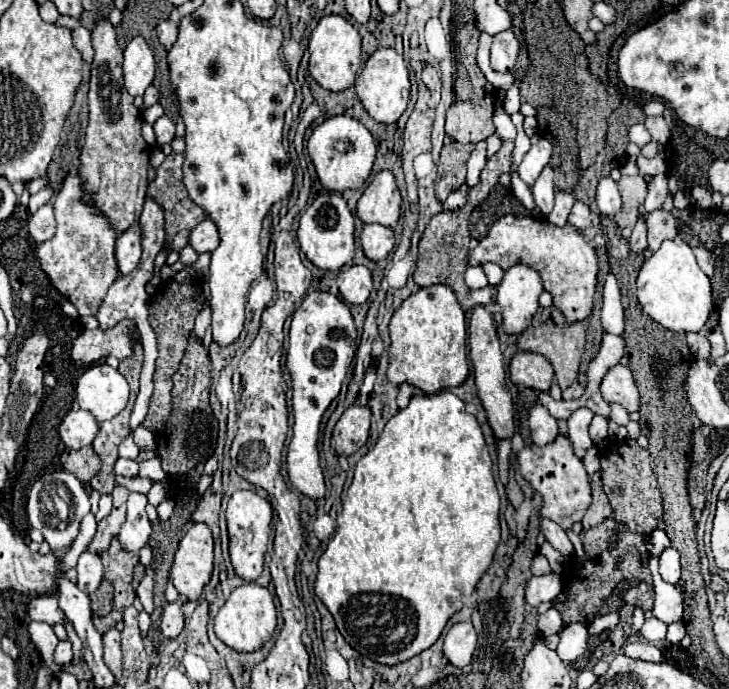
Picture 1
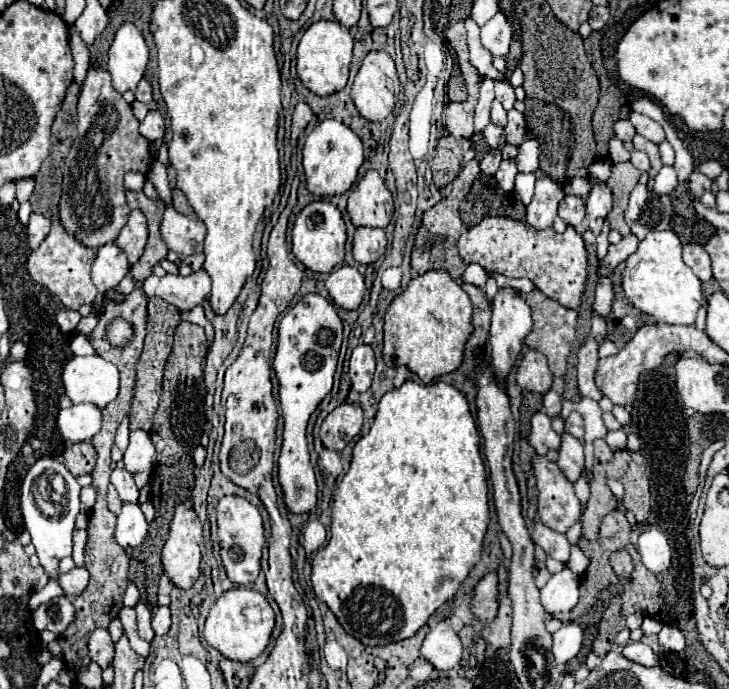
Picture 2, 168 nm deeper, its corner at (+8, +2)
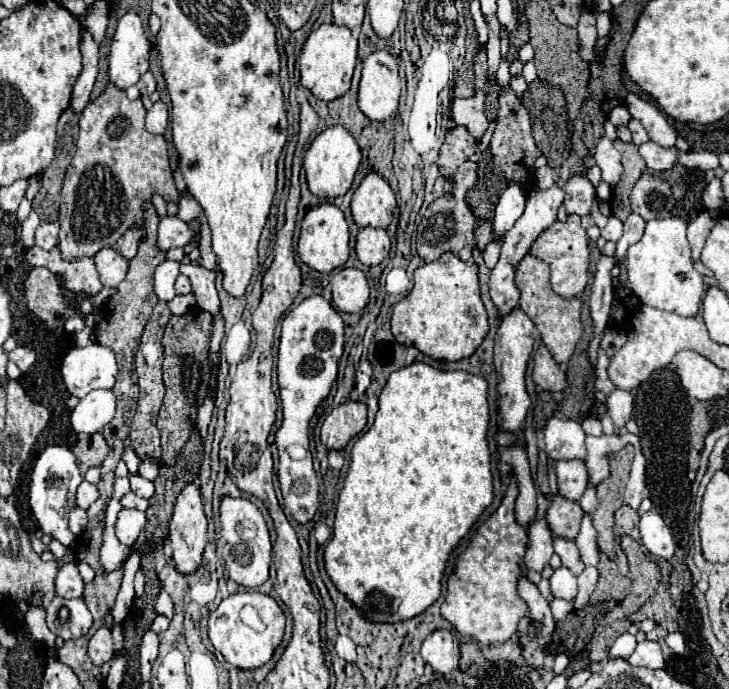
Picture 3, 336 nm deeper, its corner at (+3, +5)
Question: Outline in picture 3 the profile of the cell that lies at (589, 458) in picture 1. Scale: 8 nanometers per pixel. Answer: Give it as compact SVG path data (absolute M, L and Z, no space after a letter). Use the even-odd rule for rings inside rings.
M587 513L581 521L581 531L575 537L575 545L581 553L581 559L585 565L597 565L599 563L599 547L597 547L597 531L593 529L592 520Z

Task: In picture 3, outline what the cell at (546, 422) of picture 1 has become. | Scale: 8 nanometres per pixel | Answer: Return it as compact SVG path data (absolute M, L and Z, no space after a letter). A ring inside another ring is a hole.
M551 417L545 427L545 451L549 459L561 461L561 459L571 459L579 457L585 459L585 431L577 421L561 419L561 417Z

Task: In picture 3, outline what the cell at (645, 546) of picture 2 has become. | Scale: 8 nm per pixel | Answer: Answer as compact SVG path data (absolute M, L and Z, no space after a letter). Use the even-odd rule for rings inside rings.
M657 513L641 515L639 529L641 529L641 541L653 557L657 557L657 559L673 557L675 541L673 541L671 529L665 525L661 515L657 515Z

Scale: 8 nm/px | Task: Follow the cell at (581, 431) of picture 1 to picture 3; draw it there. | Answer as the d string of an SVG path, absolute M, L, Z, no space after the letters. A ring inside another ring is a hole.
M569 459L569 461L557 461L555 463L555 473L557 473L557 483L559 483L559 493L567 499L579 501L587 487L587 465L583 459Z

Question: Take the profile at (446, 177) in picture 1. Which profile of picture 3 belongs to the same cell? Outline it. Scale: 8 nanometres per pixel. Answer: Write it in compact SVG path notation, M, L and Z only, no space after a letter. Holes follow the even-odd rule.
M465 127L451 129L447 133L447 139L445 139L439 159L437 159L441 175L445 179L453 179L453 175L457 173L457 167L461 163L465 163L471 155L477 153L475 145L477 145L477 141L469 135L469 131Z

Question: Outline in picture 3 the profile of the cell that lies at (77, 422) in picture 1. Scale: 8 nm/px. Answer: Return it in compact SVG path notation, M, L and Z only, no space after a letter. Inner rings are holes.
M91 391L87 397L79 401L79 405L71 413L71 425L75 433L93 435L103 431L103 427L115 415L115 395L111 391Z

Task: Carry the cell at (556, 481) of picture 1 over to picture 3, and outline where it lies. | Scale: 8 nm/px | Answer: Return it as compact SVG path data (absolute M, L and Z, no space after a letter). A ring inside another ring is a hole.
M555 493L551 499L551 505L547 509L547 523L553 535L575 539L579 533L579 523L583 517L583 509L577 501L571 501L563 497L561 493Z

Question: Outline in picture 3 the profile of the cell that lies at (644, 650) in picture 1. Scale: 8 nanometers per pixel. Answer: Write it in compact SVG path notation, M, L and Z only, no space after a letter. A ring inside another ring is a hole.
M643 641L637 643L633 655L627 659L633 667L647 667L647 669L663 669L665 661L661 655L661 647L657 641Z

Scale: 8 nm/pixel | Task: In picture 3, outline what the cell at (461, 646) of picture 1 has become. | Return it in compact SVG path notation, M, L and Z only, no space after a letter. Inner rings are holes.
M435 629L421 645L421 657L439 673L459 669L459 641L449 629Z

